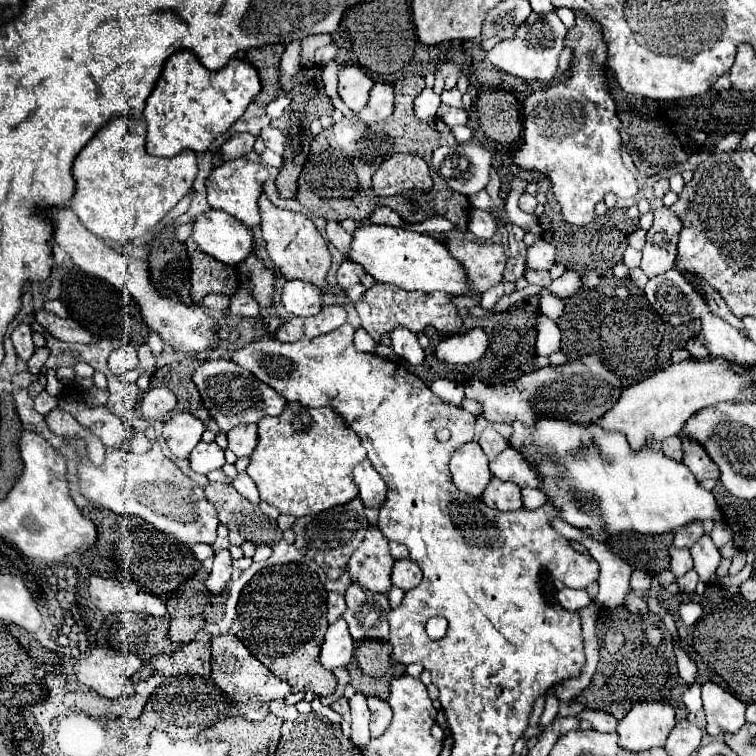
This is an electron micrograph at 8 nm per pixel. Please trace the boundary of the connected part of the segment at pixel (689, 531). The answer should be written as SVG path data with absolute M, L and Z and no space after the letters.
M697 520L697 522L691 522L691 524L685 524L681 526L679 530L675 530L675 546L677 548L683 548L683 546L693 546L695 540L703 534L703 524Z

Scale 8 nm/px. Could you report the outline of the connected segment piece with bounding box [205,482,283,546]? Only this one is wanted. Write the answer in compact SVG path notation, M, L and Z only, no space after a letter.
M209 482L205 486L205 496L215 504L219 520L229 526L229 530L239 532L245 540L273 546L283 538L277 522L265 516L257 504L243 498L231 484Z

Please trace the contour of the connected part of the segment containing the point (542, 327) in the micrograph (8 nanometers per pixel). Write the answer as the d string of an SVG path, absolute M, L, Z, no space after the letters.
M537 316L537 354L549 356L561 346L561 330L547 316Z

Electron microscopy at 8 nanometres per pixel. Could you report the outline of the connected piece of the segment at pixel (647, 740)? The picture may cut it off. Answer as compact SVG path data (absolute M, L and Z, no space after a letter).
M637 702L617 724L619 746L631 752L663 746L675 726L675 710L669 702Z

